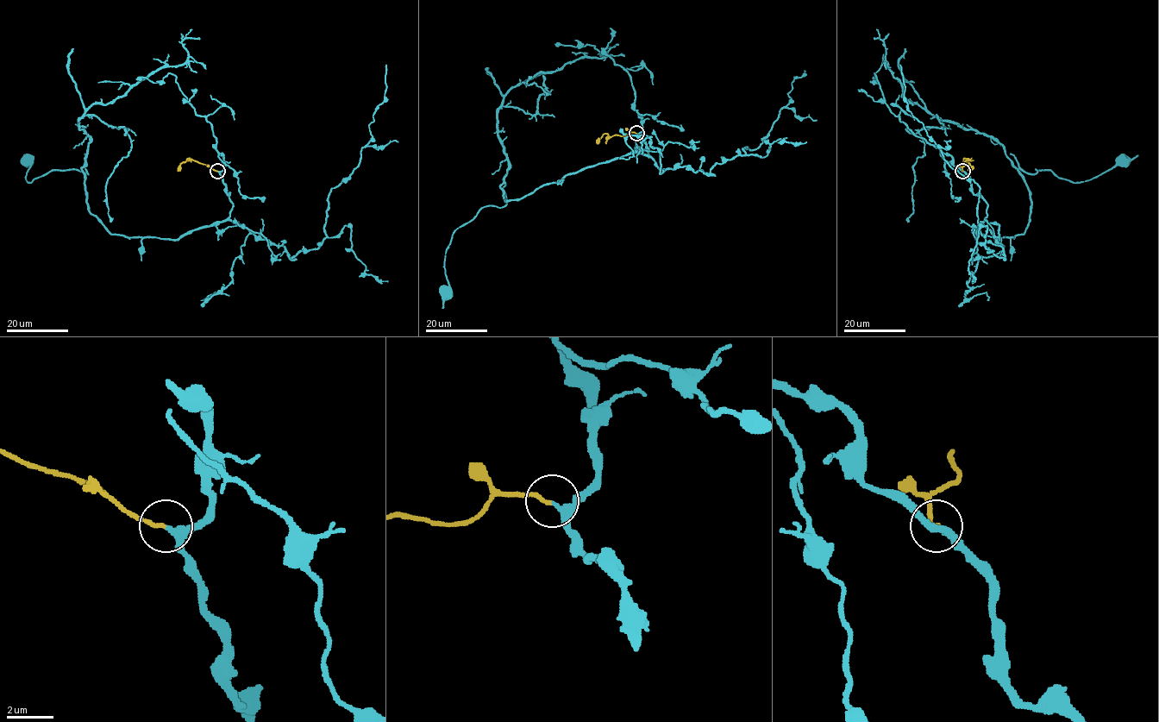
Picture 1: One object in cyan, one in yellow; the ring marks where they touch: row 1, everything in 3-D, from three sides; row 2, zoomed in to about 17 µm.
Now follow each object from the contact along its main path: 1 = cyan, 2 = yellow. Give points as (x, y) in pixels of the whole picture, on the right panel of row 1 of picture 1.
1: (962, 171), (998, 240), (1029, 222), (1018, 167), (1078, 183), (1121, 161)
2: (962, 171), (967, 160), (964, 158), (970, 171)

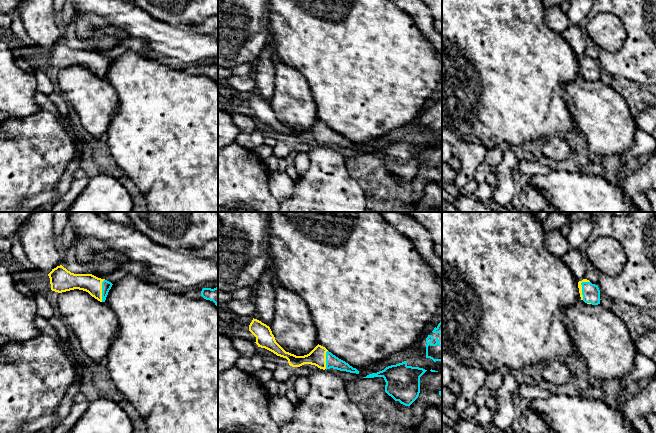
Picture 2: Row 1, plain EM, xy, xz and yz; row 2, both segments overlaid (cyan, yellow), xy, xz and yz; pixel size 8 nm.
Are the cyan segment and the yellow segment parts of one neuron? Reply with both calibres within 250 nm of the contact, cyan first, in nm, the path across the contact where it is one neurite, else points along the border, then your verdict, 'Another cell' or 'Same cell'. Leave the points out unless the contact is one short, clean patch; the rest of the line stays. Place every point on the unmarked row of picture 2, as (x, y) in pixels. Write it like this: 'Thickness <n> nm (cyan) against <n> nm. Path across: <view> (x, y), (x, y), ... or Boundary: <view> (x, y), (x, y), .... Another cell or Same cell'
Thickness 140 nm (cyan) against 30 nm. Path across: yz (591, 70), (582, 63), (584, 56). Same cell

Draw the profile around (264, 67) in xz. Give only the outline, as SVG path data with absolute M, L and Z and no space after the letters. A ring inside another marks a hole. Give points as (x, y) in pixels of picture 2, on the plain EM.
M268 28L265 46L254 63L253 76L256 85L255 90L259 93L259 96L266 101L270 101L274 94L275 53L274 42Z

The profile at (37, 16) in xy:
M24 0L20 5L20 16L27 35L49 50L60 42L60 31L55 23L53 0Z

